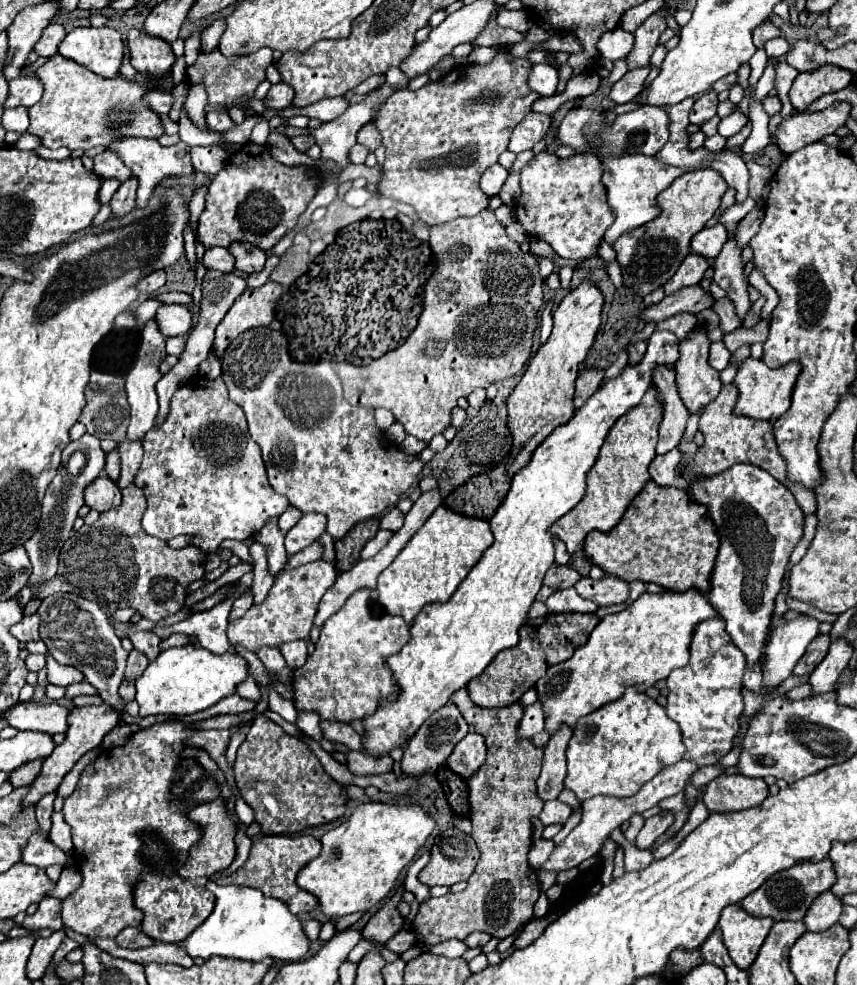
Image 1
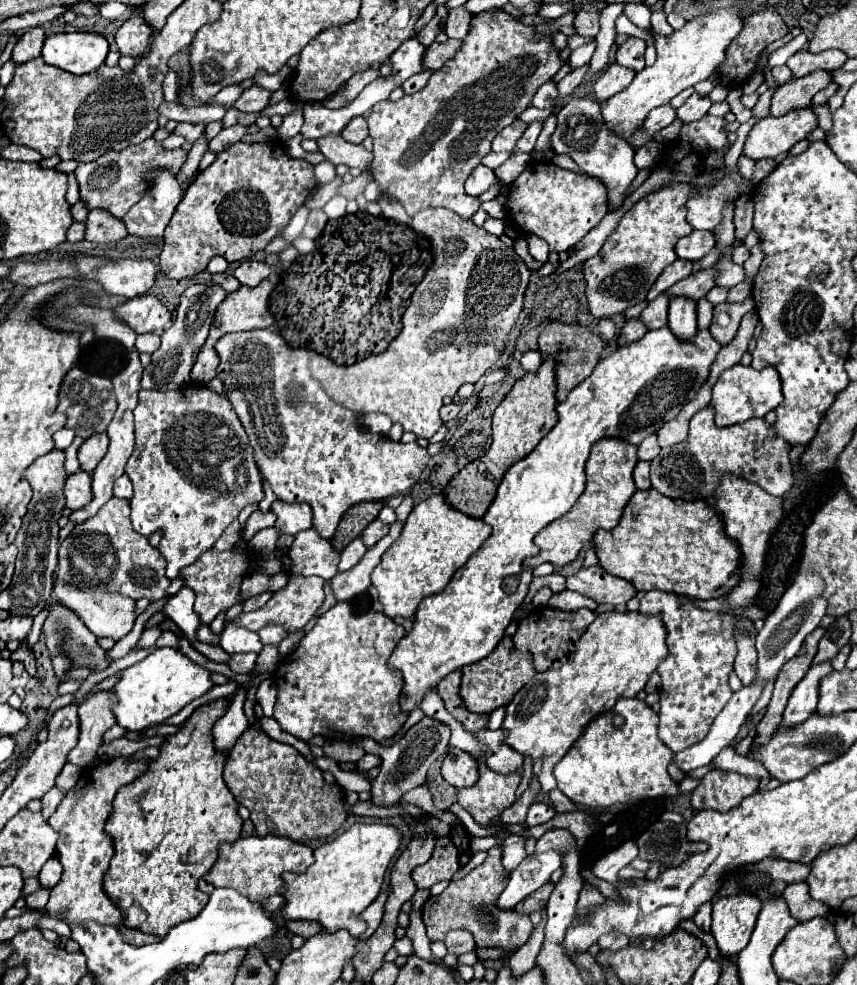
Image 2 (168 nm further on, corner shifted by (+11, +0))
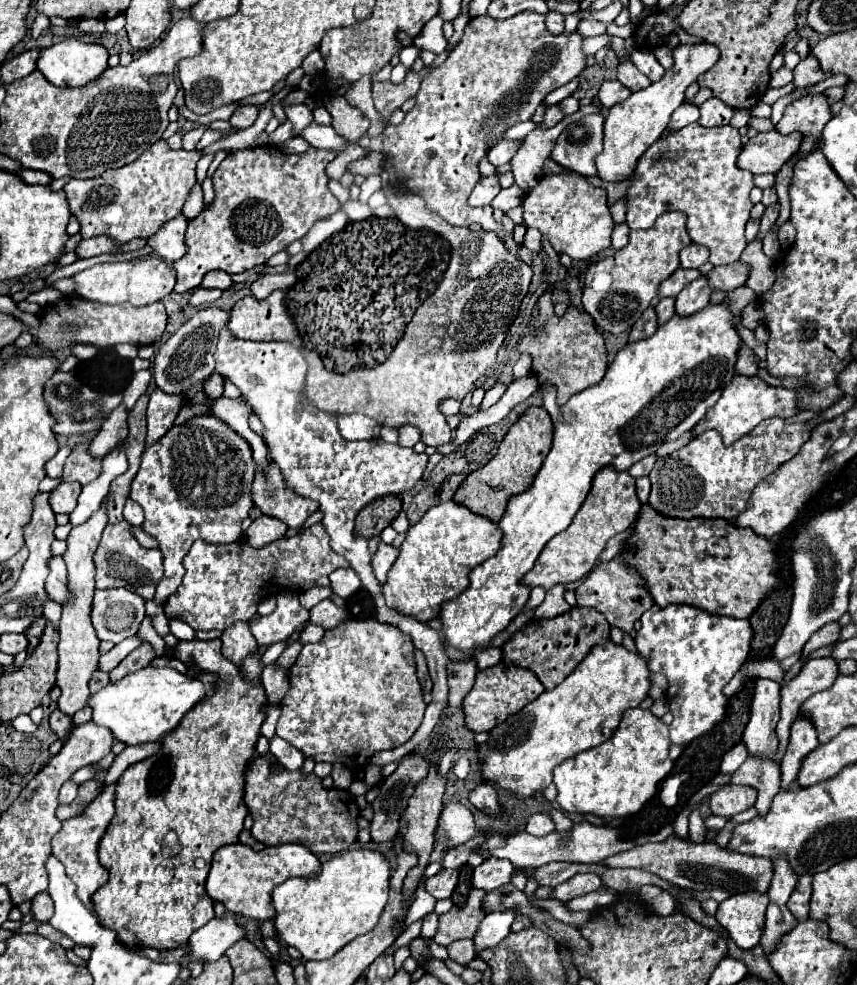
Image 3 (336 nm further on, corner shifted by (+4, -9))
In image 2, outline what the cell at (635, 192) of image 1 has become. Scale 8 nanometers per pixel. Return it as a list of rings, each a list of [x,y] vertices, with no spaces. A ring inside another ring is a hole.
[[[571,98],[557,114],[557,130],[551,136],[551,146],[557,154],[569,154],[585,174],[605,182],[609,210],[617,210],[623,206],[629,188],[639,174],[639,168],[633,162],[635,150],[631,150],[631,146],[607,126],[601,116],[599,102],[589,98]]]

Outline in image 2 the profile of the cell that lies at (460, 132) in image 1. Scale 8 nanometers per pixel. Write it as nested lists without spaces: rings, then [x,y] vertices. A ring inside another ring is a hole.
[[[481,12],[481,14],[473,16],[473,20],[471,20],[471,30],[469,30],[469,34],[463,38],[463,46],[461,46],[461,50],[457,52],[457,56],[451,58],[441,70],[437,70],[437,72],[429,78],[427,86],[425,86],[423,90],[419,90],[419,92],[415,92],[415,94],[405,94],[405,96],[403,96],[401,100],[397,100],[397,102],[391,102],[391,100],[377,102],[377,106],[371,108],[371,114],[367,116],[369,136],[373,138],[373,154],[375,154],[373,164],[371,164],[371,174],[373,174],[375,182],[379,184],[381,192],[383,192],[385,196],[391,196],[391,198],[399,200],[399,202],[403,204],[403,208],[407,210],[409,216],[415,216],[419,210],[425,210],[425,208],[447,208],[447,210],[459,214],[461,218],[471,218],[471,216],[479,210],[481,202],[479,202],[479,198],[473,198],[473,196],[467,196],[467,194],[465,194],[465,188],[463,188],[463,186],[465,186],[467,176],[481,164],[483,156],[487,156],[487,154],[491,152],[491,142],[493,142],[495,134],[497,134],[499,130],[503,130],[505,126],[509,126],[513,120],[519,118],[519,114],[531,104],[531,98],[533,98],[533,94],[537,92],[537,86],[541,86],[541,84],[545,84],[547,80],[551,80],[551,78],[557,74],[557,70],[561,68],[561,64],[563,64],[563,60],[559,58],[559,52],[553,48],[551,38],[549,38],[549,36],[539,36],[539,34],[535,34],[531,26],[523,26],[523,24],[517,22],[517,18],[513,18],[511,14],[507,14],[507,12],[497,12],[497,14]]]

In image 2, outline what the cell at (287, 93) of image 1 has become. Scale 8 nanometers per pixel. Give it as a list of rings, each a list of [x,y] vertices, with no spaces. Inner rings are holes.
[[[251,86],[249,90],[245,90],[241,94],[241,98],[235,102],[235,108],[241,110],[241,112],[261,112],[269,100],[271,100],[271,94],[269,90],[261,88],[261,86]]]

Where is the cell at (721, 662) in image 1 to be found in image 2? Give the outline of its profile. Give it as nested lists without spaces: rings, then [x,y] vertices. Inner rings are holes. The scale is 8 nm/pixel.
[[[651,590],[641,594],[641,612],[645,614],[661,614],[665,628],[667,628],[667,646],[669,646],[669,656],[667,660],[663,660],[657,668],[663,686],[659,690],[661,694],[659,699],[660,710],[659,718],[659,738],[677,754],[697,742],[701,742],[701,738],[705,738],[705,734],[709,732],[713,720],[717,718],[717,714],[725,708],[725,704],[731,698],[731,688],[729,688],[729,674],[733,670],[733,660],[735,660],[735,640],[733,640],[733,618],[721,612],[709,612],[709,610],[701,610],[689,602],[681,602],[675,594],[667,594],[667,592],[659,592],[659,590]]]

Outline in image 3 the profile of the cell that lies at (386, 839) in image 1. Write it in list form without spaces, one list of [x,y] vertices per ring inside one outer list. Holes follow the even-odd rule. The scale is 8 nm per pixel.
[[[368,849],[344,851],[330,857],[316,879],[288,879],[272,891],[276,909],[274,931],[278,939],[298,949],[304,959],[330,959],[356,935],[376,927],[388,901],[388,861]]]

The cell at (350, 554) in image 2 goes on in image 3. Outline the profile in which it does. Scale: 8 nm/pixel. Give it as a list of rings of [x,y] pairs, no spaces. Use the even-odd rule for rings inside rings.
[[[350,567],[348,569],[336,569],[330,575],[330,589],[332,589],[334,595],[346,599],[354,591],[360,589],[360,579],[358,579],[358,575]]]

